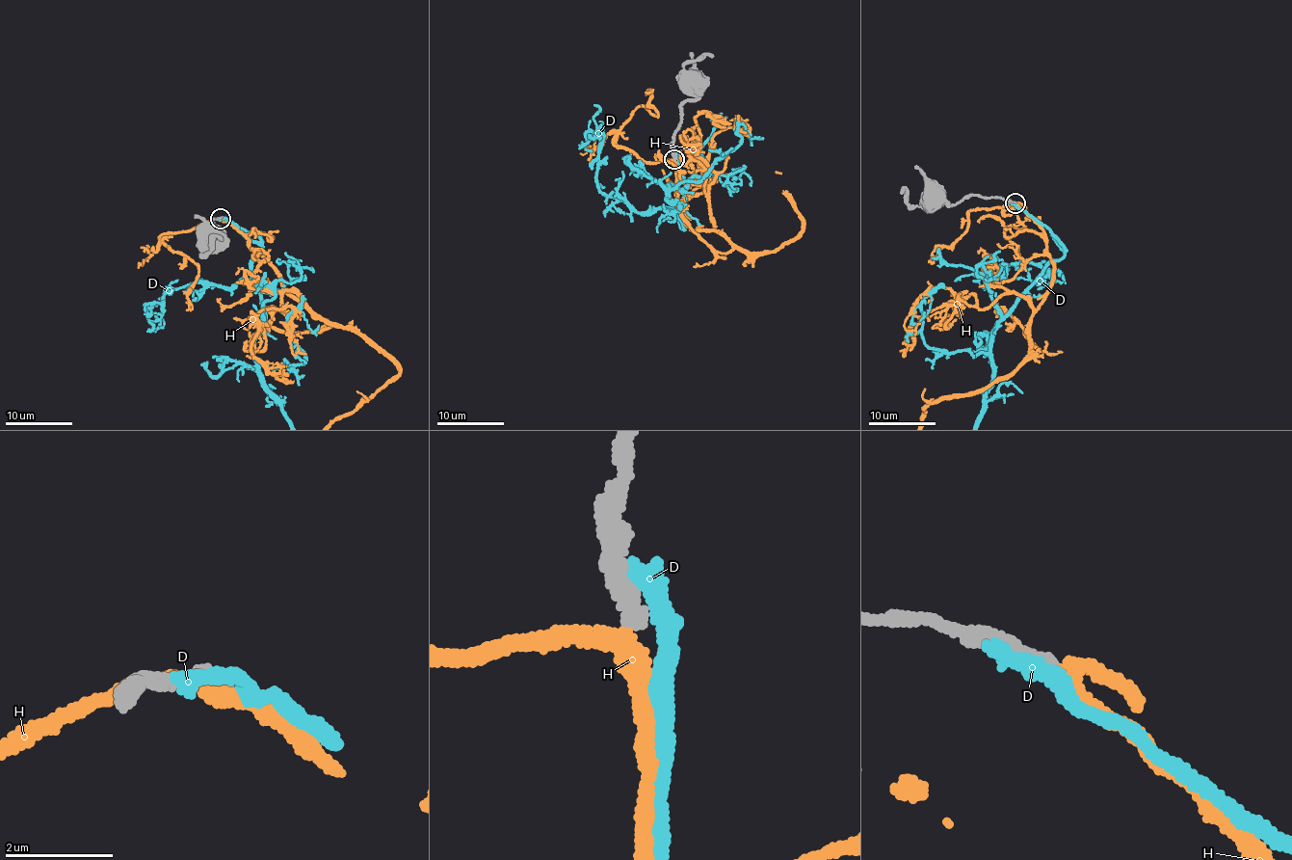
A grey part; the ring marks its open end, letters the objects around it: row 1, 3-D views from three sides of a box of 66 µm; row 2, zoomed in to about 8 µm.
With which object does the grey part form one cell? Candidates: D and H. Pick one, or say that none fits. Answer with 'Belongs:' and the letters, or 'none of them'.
Belongs: H

